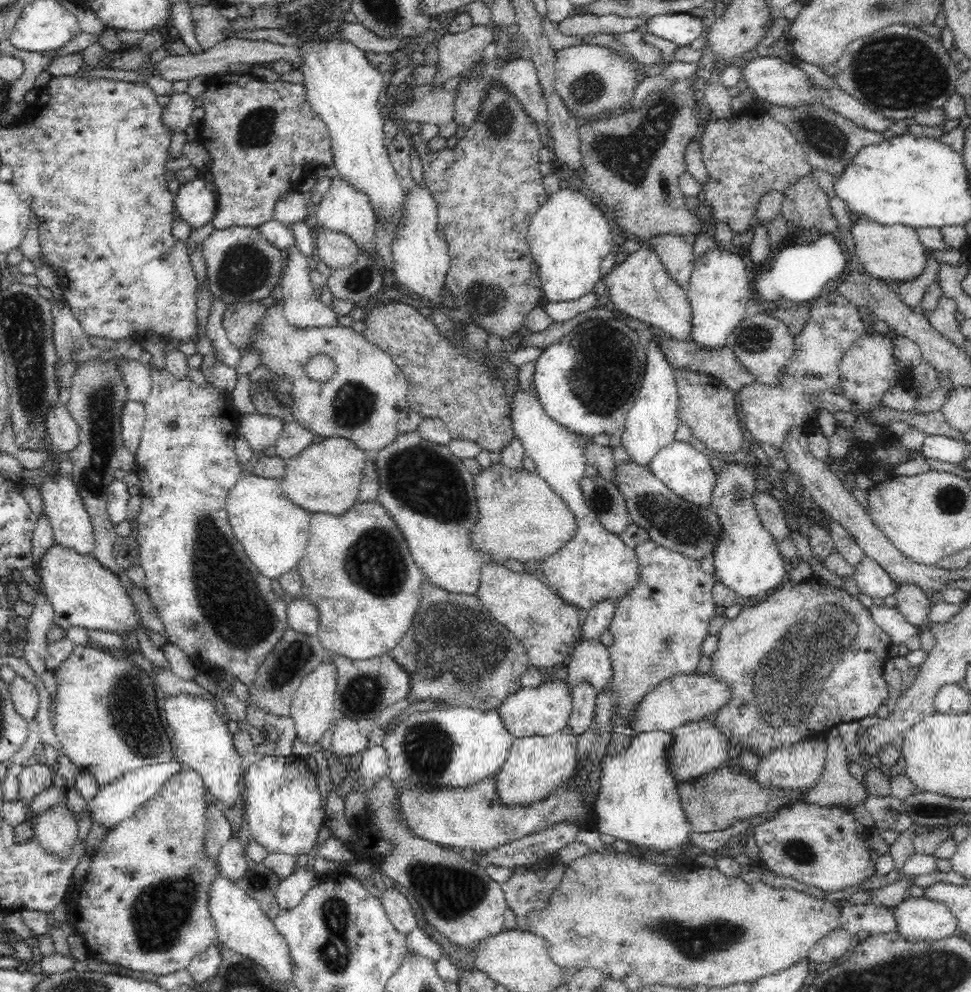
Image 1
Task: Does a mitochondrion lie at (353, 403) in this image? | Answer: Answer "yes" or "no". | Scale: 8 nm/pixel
yes

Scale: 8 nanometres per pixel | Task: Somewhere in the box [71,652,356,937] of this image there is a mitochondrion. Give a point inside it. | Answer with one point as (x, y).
(131, 713)

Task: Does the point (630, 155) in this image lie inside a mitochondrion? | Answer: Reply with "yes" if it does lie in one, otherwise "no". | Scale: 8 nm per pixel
yes

